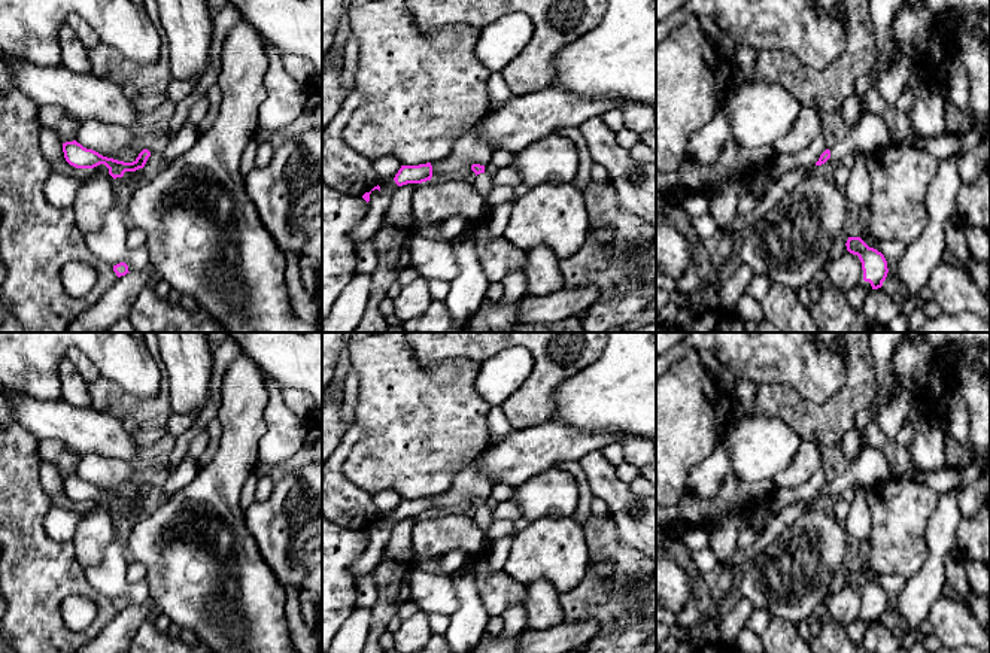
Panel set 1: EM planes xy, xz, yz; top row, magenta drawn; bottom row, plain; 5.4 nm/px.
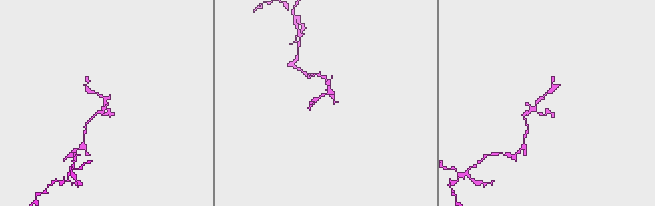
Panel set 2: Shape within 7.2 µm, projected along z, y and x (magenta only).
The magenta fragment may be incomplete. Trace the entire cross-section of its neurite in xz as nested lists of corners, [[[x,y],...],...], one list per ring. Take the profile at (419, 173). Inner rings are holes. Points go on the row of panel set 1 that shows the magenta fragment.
[[[431,163],[419,164],[419,165],[401,165],[394,180],[398,186],[407,183],[422,183],[431,180],[432,177],[432,165]]]

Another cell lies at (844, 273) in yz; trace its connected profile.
[[[842,234],[841,253],[827,265],[827,277],[833,288],[847,294],[863,280],[862,262],[857,255],[847,250],[848,236]]]

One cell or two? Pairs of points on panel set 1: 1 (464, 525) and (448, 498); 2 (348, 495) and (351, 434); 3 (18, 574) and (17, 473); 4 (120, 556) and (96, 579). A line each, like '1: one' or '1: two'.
1: two
2: one
3: one
4: one

